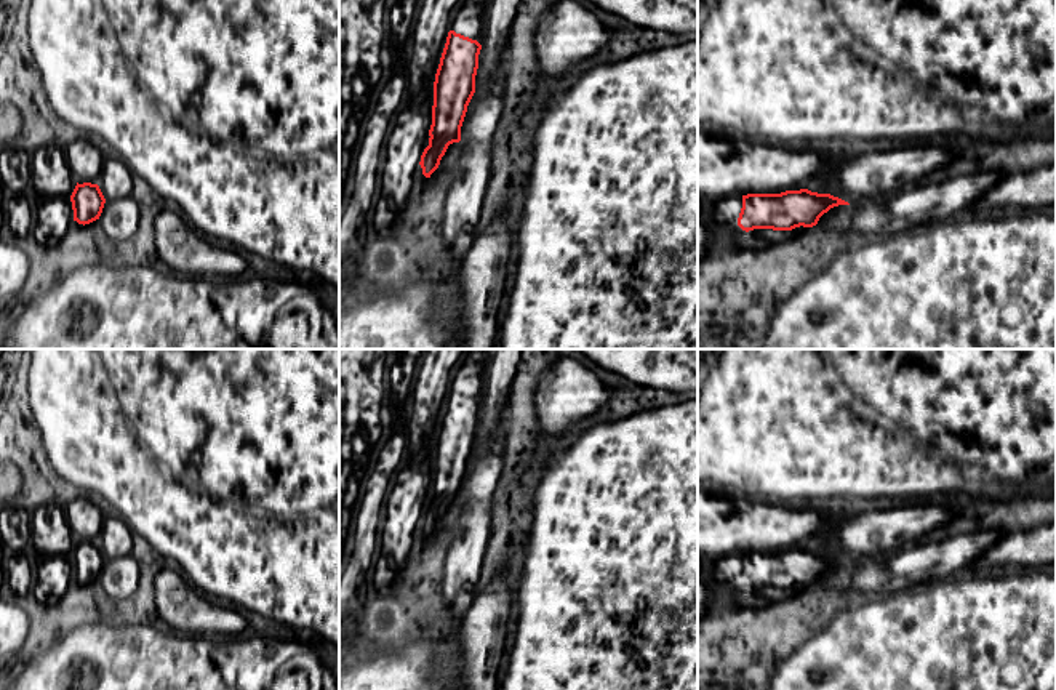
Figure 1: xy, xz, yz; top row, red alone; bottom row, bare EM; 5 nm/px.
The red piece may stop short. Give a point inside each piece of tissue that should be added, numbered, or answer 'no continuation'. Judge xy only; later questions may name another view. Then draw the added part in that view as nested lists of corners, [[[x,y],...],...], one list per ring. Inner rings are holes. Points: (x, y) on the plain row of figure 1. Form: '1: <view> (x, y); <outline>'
no continuation

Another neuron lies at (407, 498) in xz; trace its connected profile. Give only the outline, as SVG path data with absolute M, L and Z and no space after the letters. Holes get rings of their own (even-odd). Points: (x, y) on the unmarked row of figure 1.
M434 445L418 459L405 459L390 487L379 530L379 562L373 568L374 586L379 591L390 588L411 549L414 530L424 507L429 504L432 483Z

